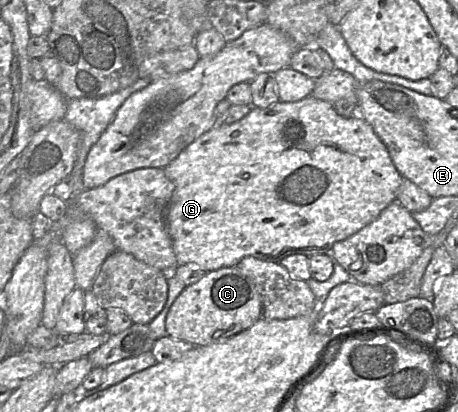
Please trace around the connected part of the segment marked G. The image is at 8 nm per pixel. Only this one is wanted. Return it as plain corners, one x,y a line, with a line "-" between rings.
307,96
296,102
277,101
267,108
251,107
250,112
232,124
217,123
183,149
179,155
163,168
167,178
174,184
174,191
167,208
166,222
173,249
179,264
195,263
206,272
223,267
237,266
246,256
280,262
293,254
329,253
333,244
357,233
374,221
379,214
396,200
397,190
403,177
393,164
389,152
373,128
358,114
342,117
332,103

